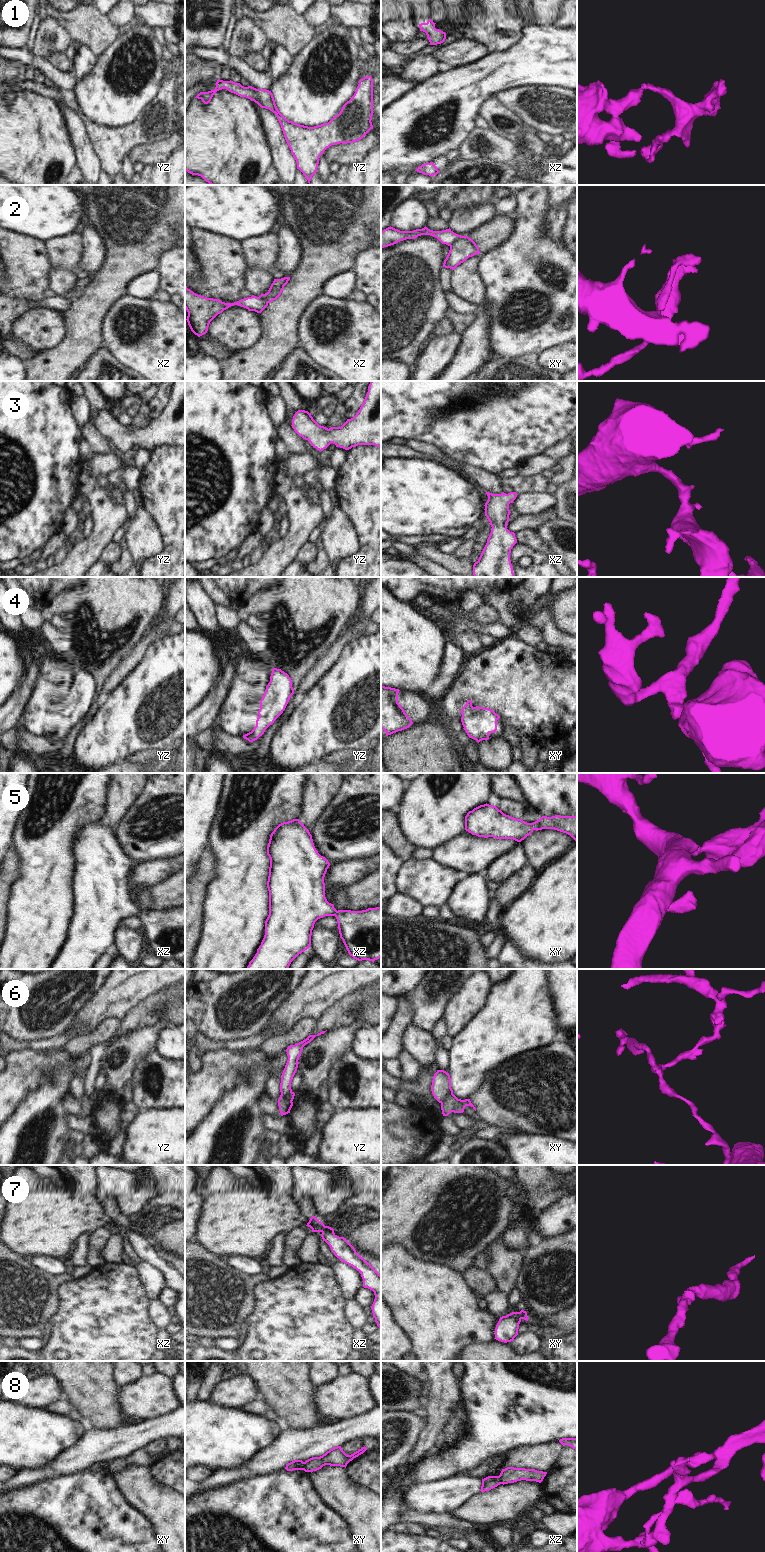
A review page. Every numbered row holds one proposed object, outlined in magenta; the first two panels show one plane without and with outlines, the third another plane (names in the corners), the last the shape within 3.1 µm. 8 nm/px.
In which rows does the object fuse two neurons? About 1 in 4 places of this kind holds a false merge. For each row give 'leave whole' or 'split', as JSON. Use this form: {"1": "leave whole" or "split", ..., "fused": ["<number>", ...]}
{"1": "leave whole", "2": "split", "3": "leave whole", "4": "leave whole", "5": "leave whole", "6": "split", "7": "leave whole", "8": "split", "fused": ["2", "6", "8"]}

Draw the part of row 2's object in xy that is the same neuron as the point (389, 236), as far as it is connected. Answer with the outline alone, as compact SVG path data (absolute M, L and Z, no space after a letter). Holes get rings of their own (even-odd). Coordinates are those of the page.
M426 226L413 231L400 231L393 227L388 227L381 232L381 247L388 247L406 239L415 239L421 235L430 235L437 238L442 244L451 246L456 238L462 237L454 233L450 228L442 231L433 231Z

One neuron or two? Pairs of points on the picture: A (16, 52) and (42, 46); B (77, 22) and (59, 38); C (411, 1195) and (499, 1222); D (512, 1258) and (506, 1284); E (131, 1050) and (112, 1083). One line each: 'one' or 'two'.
A: two
B: two
C: one
D: one
E: one

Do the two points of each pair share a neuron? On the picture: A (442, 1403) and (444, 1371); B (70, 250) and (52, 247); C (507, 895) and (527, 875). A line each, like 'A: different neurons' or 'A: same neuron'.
A: same neuron
B: same neuron
C: same neuron

